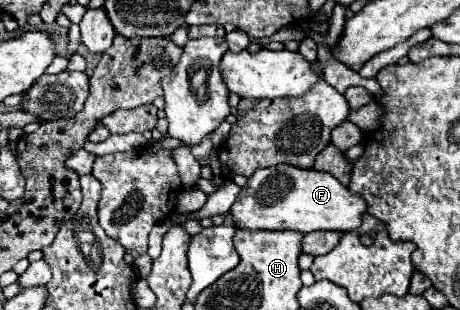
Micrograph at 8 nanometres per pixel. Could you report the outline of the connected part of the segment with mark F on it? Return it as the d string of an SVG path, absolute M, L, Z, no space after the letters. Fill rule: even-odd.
M274 165L258 169L250 179L246 189L238 195L230 213L238 227L258 231L258 229L292 229L292 231L354 231L362 225L362 215L368 205L358 195L352 193L334 175L316 169L300 169L294 165Z

